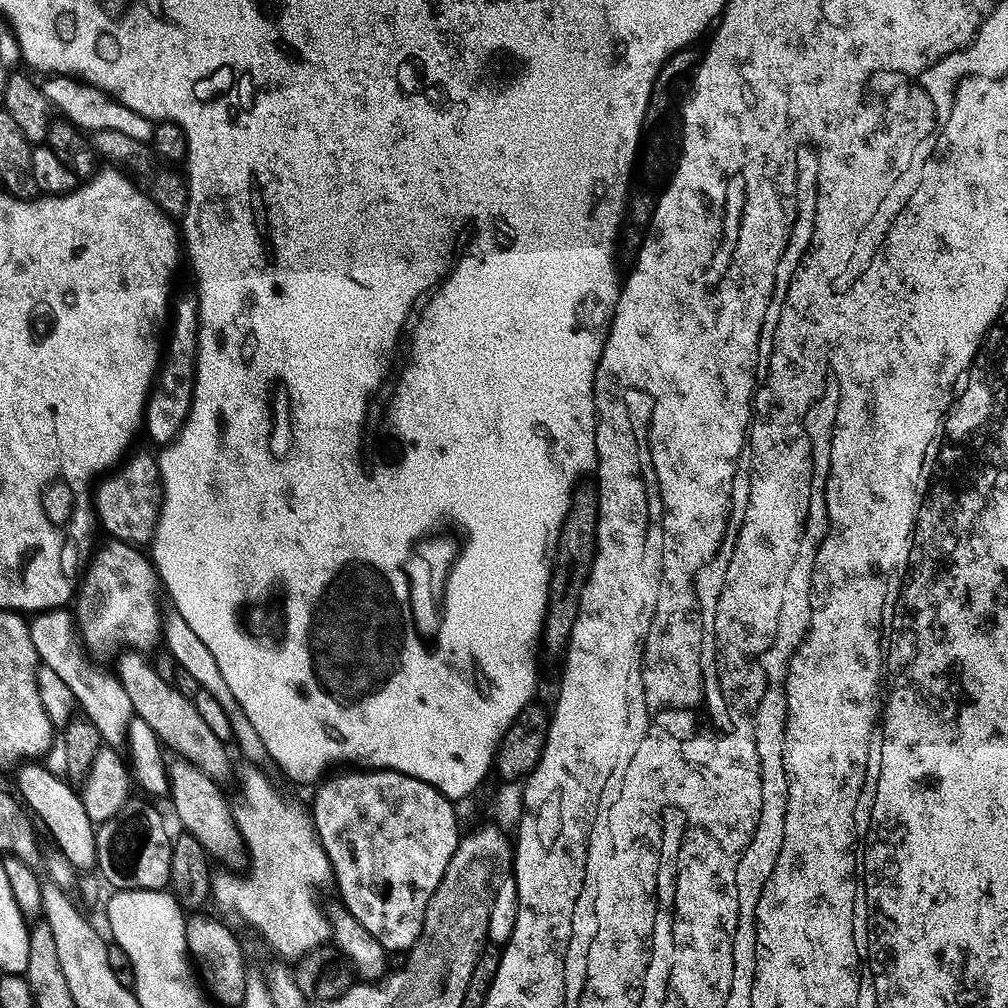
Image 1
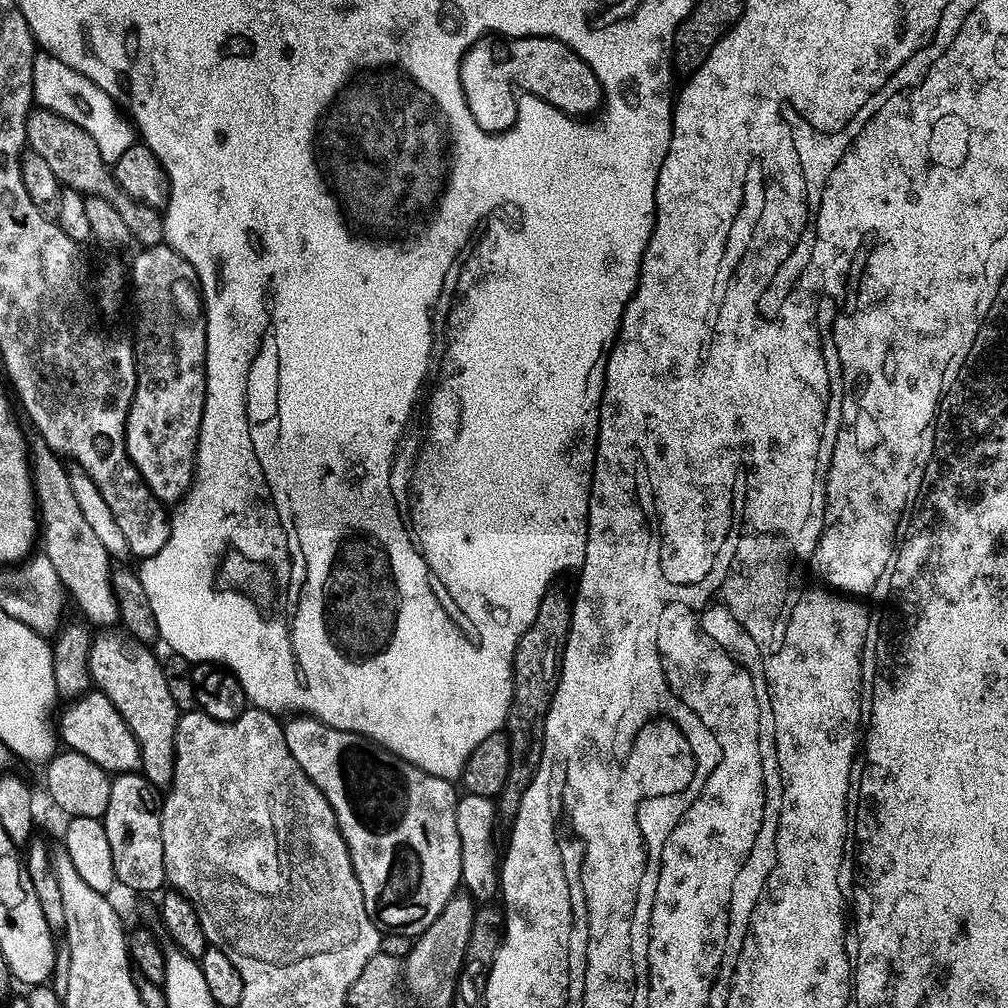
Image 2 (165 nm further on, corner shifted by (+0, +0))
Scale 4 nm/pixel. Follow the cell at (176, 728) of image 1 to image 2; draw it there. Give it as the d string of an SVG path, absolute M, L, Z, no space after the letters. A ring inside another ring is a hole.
M36 438L30 444L30 467L32 470L32 486L36 497L38 509L38 532L42 537L42 551L49 556L50 562L58 572L58 578L64 586L67 595L80 607L79 614L89 625L116 624L120 619L118 602L112 589L112 574L114 571L106 546L94 534L94 529L86 522L82 510L78 507L78 501L74 498L74 490L70 490L69 469L64 468L65 461L57 453L53 452L45 440Z

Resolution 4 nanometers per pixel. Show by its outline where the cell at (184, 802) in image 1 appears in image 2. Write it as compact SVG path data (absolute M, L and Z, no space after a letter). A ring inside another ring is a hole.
M127 635L100 636L91 641L88 664L91 683L117 708L118 714L133 732L140 751L139 771L157 789L171 785L172 767L176 757L176 723L181 713L176 707L170 690L166 690L166 678L161 661L156 660L149 645Z

